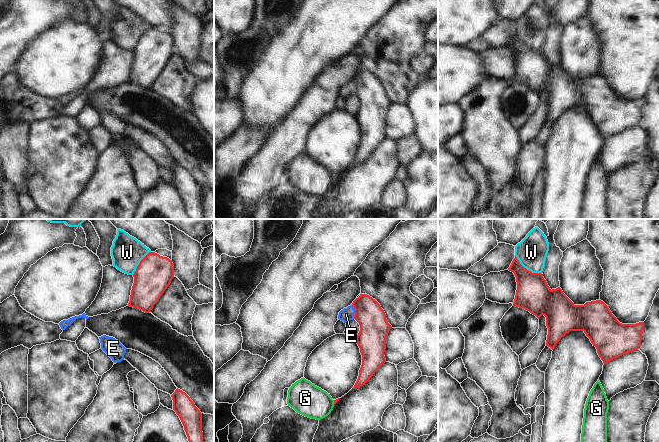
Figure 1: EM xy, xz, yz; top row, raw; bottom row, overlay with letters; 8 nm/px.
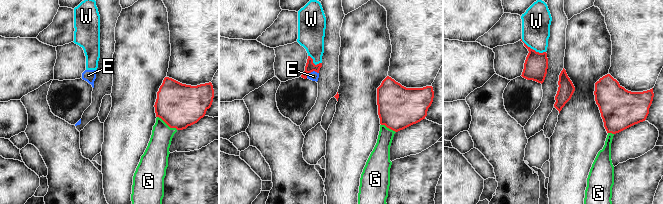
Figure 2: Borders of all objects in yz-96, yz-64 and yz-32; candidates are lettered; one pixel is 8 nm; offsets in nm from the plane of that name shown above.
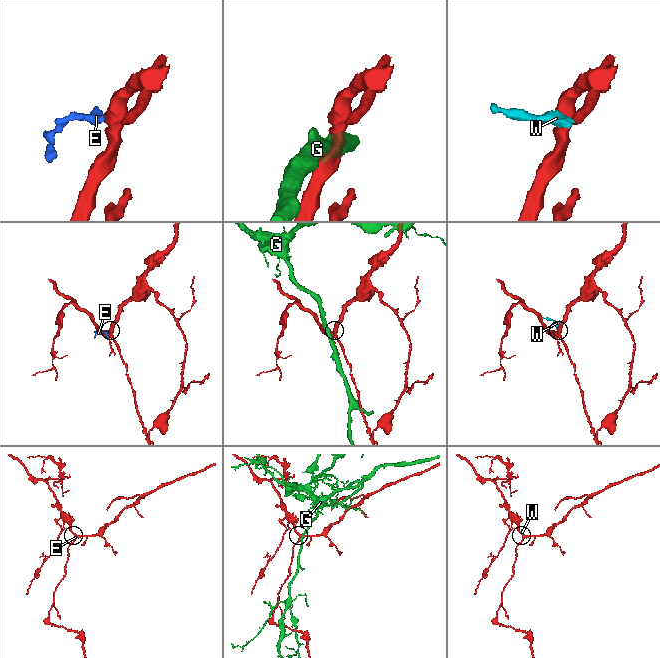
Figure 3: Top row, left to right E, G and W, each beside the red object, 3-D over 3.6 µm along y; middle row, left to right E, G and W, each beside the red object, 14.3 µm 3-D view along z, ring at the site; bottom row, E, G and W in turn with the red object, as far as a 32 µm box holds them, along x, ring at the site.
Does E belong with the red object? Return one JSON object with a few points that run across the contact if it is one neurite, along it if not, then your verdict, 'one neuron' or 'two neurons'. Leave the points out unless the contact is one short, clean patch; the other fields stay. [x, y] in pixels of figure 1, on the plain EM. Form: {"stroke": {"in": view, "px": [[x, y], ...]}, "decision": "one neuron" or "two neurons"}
{"stroke": {"in": "xz", "px": [[351, 81], [354, 85], [354, 94]]}, "decision": "two neurons"}

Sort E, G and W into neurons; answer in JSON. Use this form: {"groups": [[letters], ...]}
{"groups": [["E", "W"], ["G"]]}

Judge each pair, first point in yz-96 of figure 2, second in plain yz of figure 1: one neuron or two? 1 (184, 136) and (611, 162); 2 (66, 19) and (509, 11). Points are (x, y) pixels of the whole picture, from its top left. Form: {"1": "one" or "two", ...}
{"1": "one", "2": "two"}

